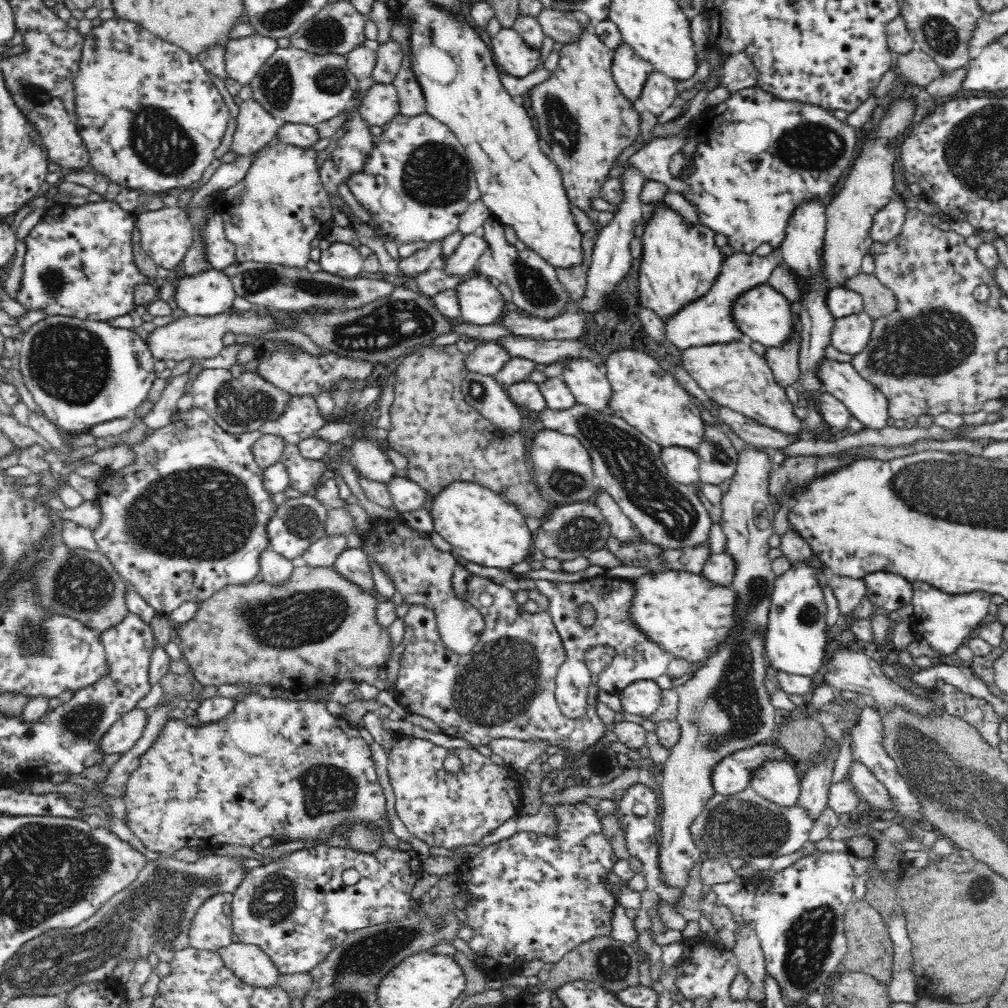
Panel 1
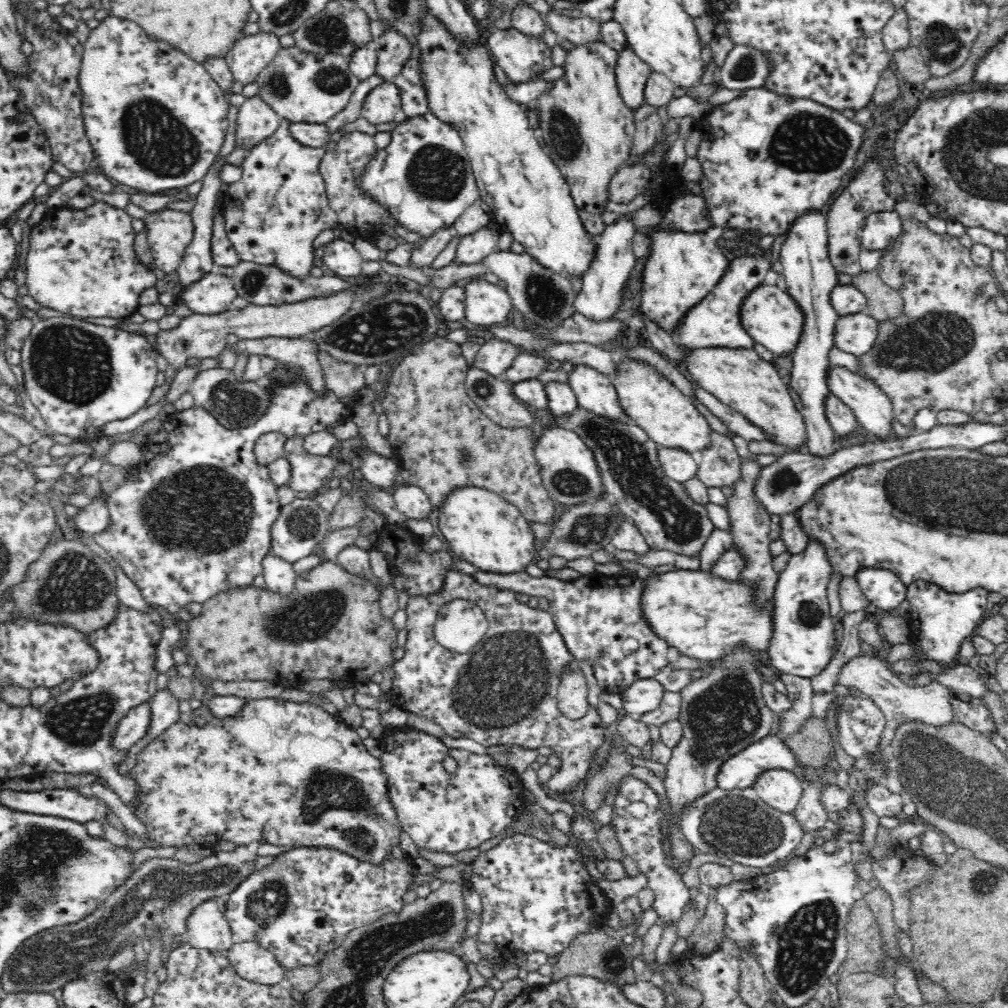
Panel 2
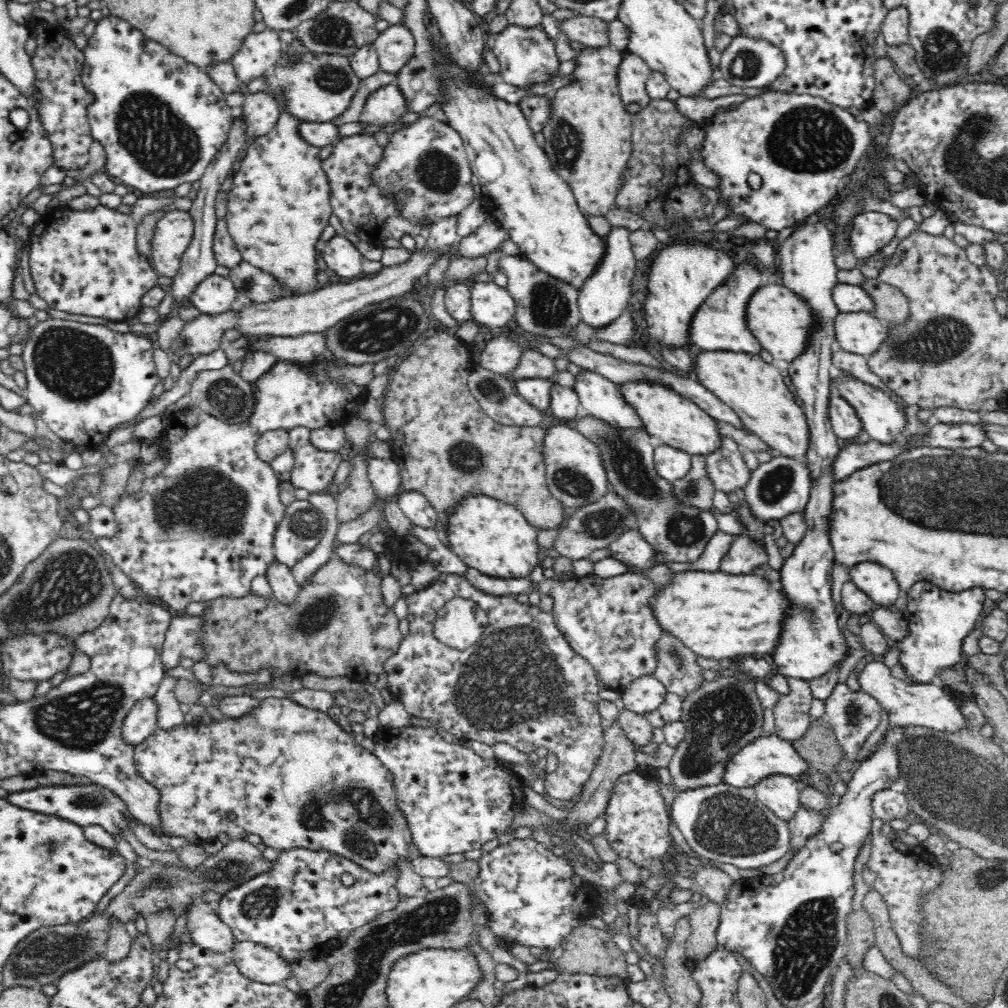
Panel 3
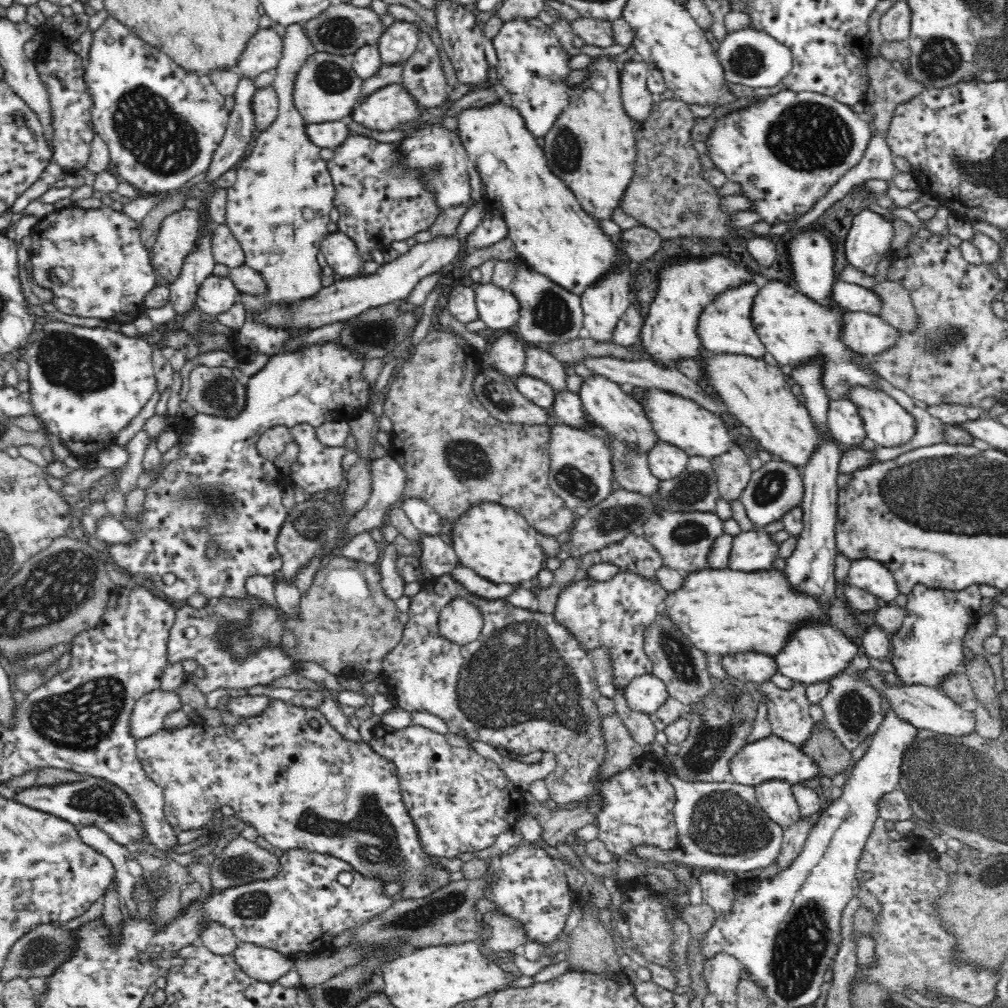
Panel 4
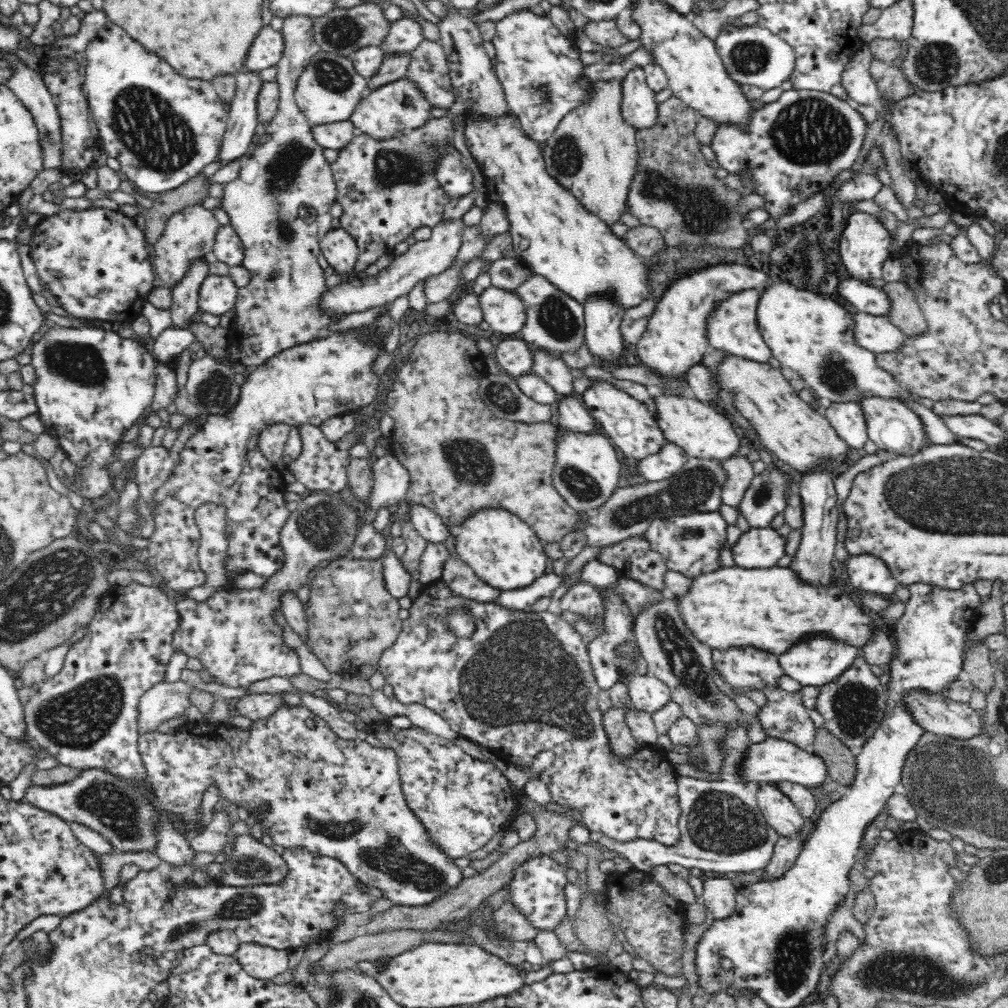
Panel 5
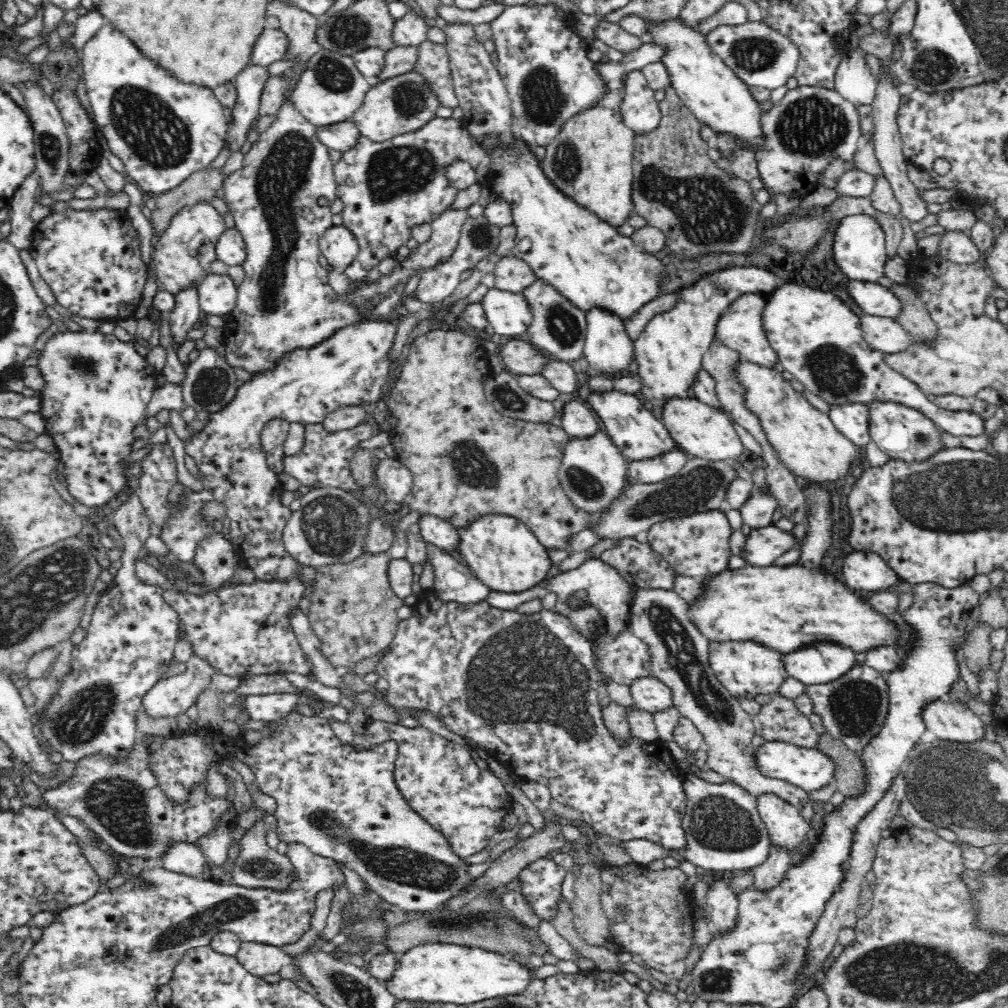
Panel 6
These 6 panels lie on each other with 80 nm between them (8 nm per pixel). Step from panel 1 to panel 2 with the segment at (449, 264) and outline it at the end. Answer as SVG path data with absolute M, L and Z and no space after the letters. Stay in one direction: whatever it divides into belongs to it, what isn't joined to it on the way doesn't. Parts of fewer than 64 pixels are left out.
M490 222L474 234L462 237L457 245L455 260L458 263L474 263L477 266L483 258L496 250L502 234L502 227L496 222Z

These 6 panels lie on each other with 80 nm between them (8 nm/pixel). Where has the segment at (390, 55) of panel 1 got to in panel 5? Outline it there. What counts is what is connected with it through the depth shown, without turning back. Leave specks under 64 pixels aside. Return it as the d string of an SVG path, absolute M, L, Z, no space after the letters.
M402 16L391 23L386 42L382 44L382 50L384 50L384 54L412 52L424 40L420 22L416 22L410 16Z

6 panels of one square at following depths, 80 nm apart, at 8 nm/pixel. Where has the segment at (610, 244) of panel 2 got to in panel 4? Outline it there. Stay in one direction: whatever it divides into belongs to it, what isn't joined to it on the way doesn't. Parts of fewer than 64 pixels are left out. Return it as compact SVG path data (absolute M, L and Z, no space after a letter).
M616 268L581 297L584 335L596 344L614 344L614 328L631 306L629 268Z

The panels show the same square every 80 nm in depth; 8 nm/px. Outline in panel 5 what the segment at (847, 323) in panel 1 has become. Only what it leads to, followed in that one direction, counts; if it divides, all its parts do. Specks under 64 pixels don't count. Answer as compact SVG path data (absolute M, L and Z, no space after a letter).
M866 313L854 314L857 343L876 354L894 352L902 348L907 336L890 317Z

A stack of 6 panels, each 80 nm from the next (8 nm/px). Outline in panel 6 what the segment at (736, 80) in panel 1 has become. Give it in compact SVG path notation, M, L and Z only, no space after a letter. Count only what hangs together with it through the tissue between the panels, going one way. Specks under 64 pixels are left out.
M764 18L744 24L718 25L703 35L704 42L719 56L747 85L760 88L780 88L794 77L800 51L794 41L780 29L770 27Z

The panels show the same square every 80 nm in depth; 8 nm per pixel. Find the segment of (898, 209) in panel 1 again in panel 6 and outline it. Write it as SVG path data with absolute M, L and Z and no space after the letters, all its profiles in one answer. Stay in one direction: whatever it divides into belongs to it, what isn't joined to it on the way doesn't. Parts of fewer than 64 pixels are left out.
M865 214L847 216L834 230L834 238L832 238L834 264L849 280L876 283L884 276L884 264L887 260L885 243L884 230L873 216Z

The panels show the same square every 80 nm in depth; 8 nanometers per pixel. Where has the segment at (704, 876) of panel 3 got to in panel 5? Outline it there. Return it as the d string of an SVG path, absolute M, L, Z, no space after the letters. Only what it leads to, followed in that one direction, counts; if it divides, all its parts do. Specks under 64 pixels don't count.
M703 877L702 903L714 915L715 920L726 920L734 914L736 896L737 889L732 879Z

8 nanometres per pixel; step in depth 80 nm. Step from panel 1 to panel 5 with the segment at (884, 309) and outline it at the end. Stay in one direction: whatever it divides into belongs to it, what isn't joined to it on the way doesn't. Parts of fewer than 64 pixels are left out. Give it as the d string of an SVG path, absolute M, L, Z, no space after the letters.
M892 281L886 283L883 290L890 296L893 303L892 311L888 314L890 321L901 328L907 337L918 337L930 330L921 304L906 283Z

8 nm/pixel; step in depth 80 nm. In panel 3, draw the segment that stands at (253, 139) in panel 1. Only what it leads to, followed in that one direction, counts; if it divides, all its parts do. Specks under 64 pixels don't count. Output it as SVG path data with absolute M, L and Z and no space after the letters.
M270 90L246 96L241 114L248 123L248 136L259 137L271 131L276 126L280 110L278 98Z

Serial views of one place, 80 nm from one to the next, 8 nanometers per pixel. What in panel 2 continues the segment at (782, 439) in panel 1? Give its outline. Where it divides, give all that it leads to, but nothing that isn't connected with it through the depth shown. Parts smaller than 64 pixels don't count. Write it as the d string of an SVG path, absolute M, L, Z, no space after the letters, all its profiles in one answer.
M700 385L694 386L693 388L694 398L696 398L702 406L706 406L730 431L740 435L748 443L752 440L769 440L763 432L755 428L755 426L752 426L742 414L730 408L726 403L720 402L713 394L704 390Z

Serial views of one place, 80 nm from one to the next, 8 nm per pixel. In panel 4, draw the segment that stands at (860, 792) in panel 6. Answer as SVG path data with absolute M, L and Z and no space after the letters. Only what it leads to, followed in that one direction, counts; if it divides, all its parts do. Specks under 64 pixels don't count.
M824 722L814 725L810 738L804 742L801 749L806 755L814 758L826 777L833 778L837 774L850 776L852 752L840 742Z

